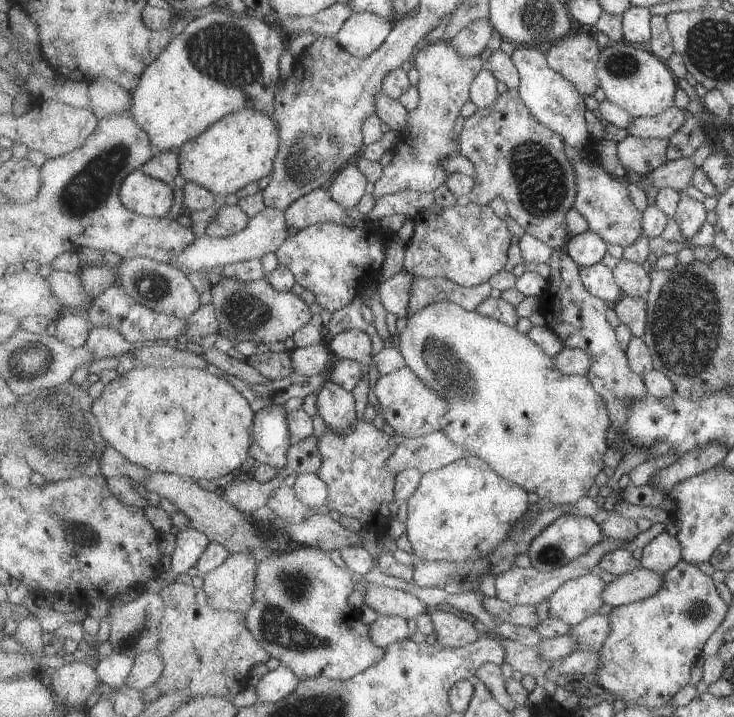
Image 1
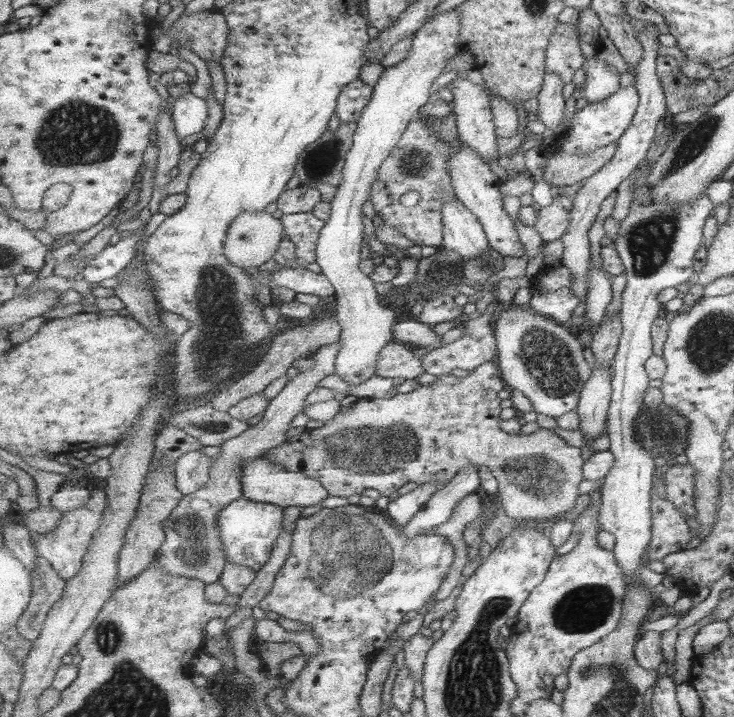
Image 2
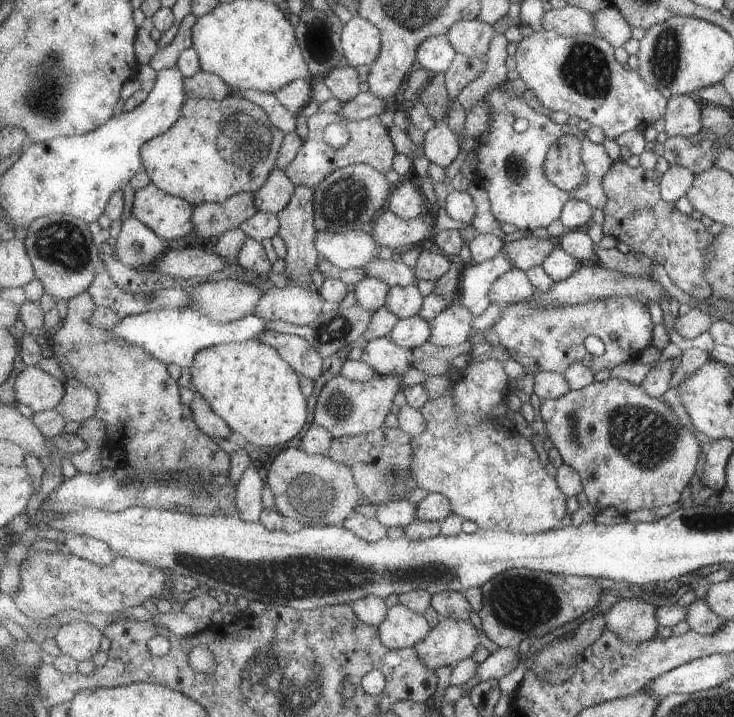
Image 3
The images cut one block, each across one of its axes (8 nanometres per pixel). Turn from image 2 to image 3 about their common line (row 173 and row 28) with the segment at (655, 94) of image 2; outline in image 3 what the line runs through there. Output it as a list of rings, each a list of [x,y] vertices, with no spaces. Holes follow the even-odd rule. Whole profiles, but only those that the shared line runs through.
[[[611,5],[593,14],[597,36],[604,38],[611,46],[623,46],[633,38],[633,25],[629,24],[618,9],[611,8]]]

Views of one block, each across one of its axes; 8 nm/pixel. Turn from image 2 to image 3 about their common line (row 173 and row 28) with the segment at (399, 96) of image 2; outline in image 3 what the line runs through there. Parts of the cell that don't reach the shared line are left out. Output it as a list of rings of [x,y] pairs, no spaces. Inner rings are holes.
[[[357,14],[345,23],[342,32],[344,63],[355,68],[361,64],[373,64],[383,48],[381,30],[369,20]]]

